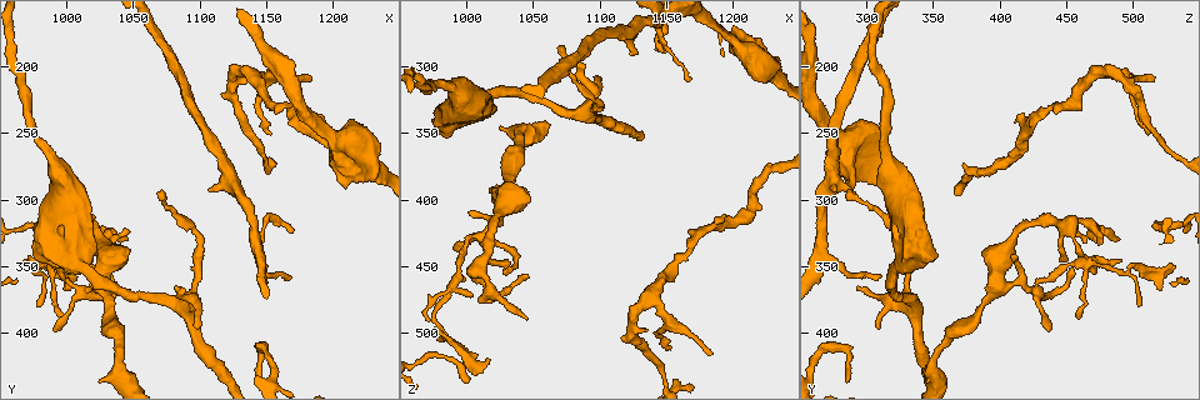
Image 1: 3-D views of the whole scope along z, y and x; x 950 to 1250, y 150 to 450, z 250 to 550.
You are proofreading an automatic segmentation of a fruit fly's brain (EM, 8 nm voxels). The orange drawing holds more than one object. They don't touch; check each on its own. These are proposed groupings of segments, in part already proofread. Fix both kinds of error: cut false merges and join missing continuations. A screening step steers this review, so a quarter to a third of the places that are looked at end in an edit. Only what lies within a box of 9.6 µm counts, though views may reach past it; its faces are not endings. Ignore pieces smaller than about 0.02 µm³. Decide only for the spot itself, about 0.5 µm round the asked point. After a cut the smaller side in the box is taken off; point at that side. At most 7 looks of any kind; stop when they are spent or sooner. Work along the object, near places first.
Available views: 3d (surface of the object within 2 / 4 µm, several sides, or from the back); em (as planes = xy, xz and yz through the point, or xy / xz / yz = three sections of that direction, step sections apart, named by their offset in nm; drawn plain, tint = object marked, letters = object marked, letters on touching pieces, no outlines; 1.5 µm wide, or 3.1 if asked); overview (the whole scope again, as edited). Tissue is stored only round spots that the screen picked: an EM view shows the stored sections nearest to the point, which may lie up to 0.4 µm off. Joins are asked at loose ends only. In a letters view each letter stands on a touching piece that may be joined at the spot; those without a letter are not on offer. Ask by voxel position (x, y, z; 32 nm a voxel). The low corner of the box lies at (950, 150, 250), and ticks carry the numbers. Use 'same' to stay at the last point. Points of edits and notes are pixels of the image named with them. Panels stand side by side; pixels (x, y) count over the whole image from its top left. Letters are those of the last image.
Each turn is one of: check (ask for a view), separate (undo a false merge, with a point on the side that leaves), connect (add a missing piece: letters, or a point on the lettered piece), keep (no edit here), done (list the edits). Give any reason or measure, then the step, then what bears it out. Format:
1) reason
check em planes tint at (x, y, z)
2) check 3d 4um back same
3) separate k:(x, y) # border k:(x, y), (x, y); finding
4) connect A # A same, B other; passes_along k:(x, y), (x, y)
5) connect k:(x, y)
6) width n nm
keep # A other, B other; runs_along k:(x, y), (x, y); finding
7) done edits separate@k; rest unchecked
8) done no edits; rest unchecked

free end
check em planes letters at (1070, 294, 284)

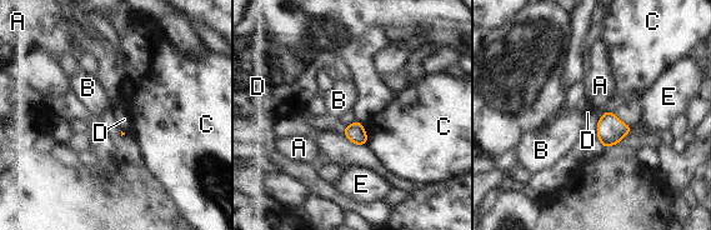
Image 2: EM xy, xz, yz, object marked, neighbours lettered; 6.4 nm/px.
keep # A other, B other, C other, D other, E other; border 2:(355, 120), (361, 123); no lettered piece goes on from it

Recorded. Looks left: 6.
thin end
check 3d 2um at (1130, 298, 290)

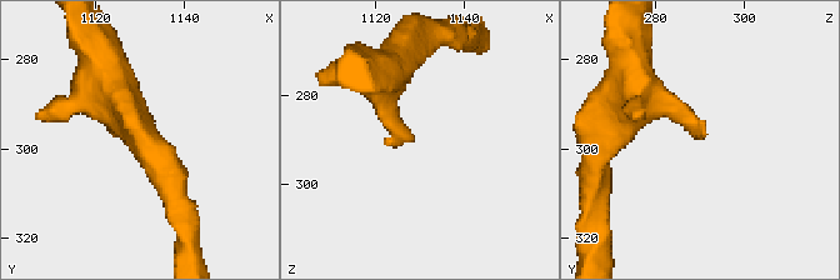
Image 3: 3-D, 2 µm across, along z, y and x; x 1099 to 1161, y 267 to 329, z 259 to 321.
check em planes letters at (1129, 296, 290)

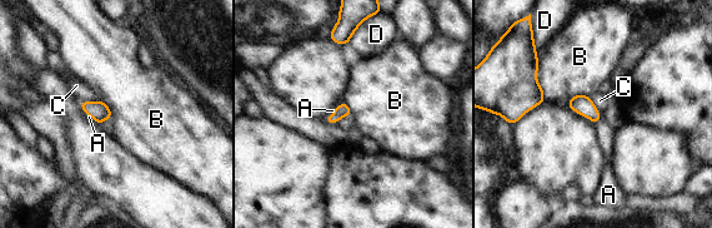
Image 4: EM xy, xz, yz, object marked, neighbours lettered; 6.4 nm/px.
width 80 nm; longest_contact B 160 nm
connect A # A same, B other, C other, D other; the cell continues

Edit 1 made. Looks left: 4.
a narrow waist
check em xy step 4 letters at (1016, 318, 426)

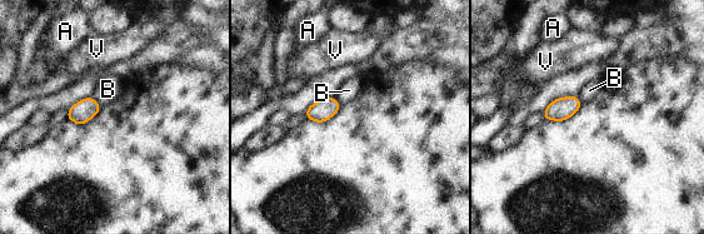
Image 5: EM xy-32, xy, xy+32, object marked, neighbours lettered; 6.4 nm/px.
cut it another way
check em planes letters same

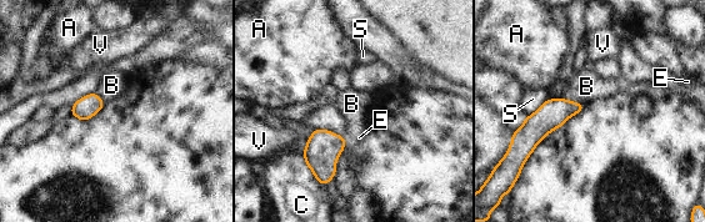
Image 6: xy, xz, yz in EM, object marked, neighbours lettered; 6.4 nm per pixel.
width 140 nm
keep # A other, B other, C other, E other, S other, V other; border 6:(566, 97), (584, 106); all the same cell

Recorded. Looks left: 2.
done edits connect@4; rest unchecked

